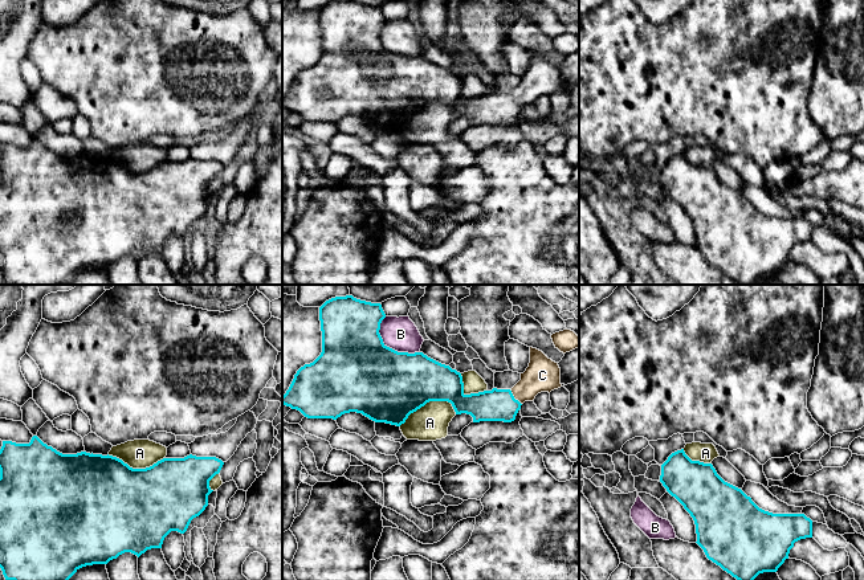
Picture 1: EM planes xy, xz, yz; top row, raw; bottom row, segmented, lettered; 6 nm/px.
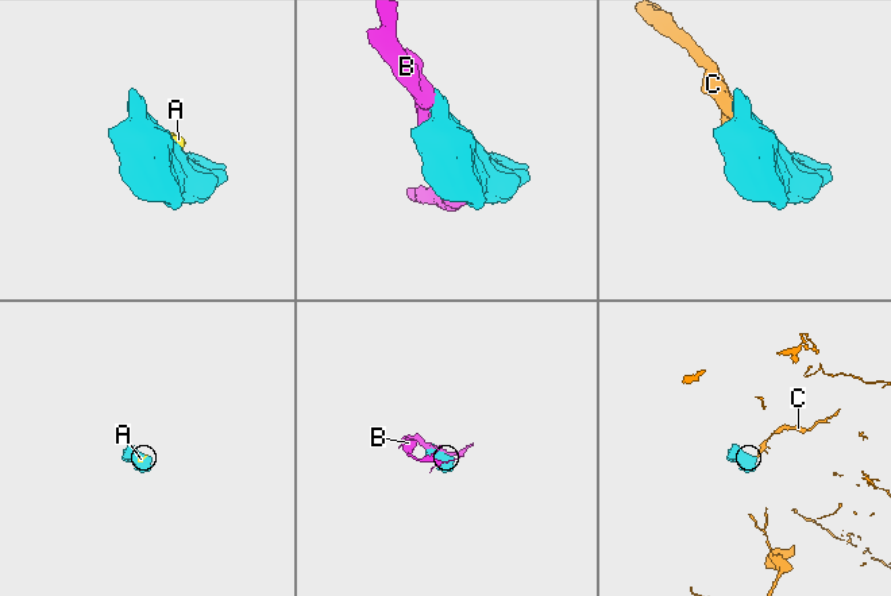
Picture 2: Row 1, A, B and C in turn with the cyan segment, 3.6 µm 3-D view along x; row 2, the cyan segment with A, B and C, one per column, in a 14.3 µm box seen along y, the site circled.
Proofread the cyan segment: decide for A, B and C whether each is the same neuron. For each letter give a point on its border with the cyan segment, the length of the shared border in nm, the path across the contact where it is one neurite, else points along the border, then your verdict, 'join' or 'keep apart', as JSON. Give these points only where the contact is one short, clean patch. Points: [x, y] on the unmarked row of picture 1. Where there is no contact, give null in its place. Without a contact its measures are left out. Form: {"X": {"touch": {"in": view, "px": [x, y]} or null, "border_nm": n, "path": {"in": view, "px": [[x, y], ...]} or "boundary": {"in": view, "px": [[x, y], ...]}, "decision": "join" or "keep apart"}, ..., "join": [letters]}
{"A": {"touch": {"in": "xz", "px": [428, 105]}, "border_nm": 360, "decision": "keep apart"}, "B": {"touch": {"in": "xz", "px": [391, 52]}, "border_nm": 300, "decision": "keep apart"}, "C": {"touch": {"in": "xz", "px": [513, 101]}, "border_nm": 120, "path": {"in": "xz", "px": [[497, 107], [505, 107], [513, 101], [542, 78]]}, "decision": "join"}, "join": ["C"]}

